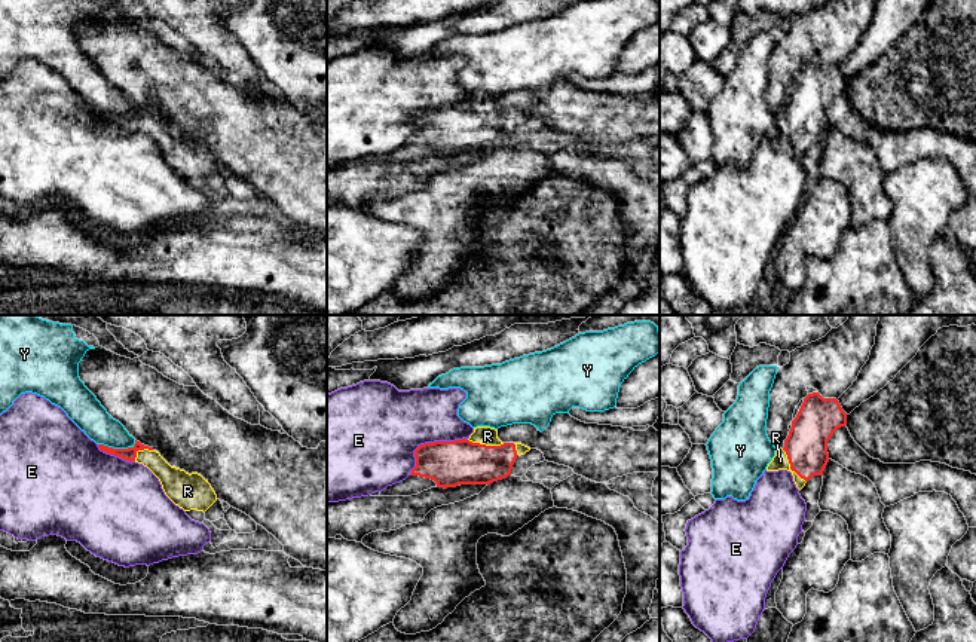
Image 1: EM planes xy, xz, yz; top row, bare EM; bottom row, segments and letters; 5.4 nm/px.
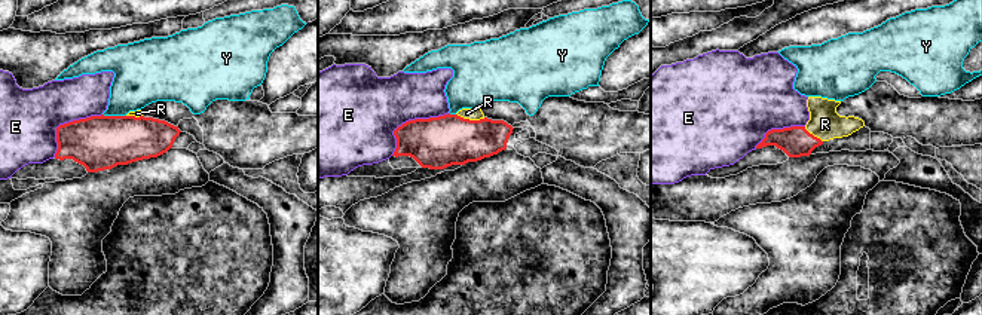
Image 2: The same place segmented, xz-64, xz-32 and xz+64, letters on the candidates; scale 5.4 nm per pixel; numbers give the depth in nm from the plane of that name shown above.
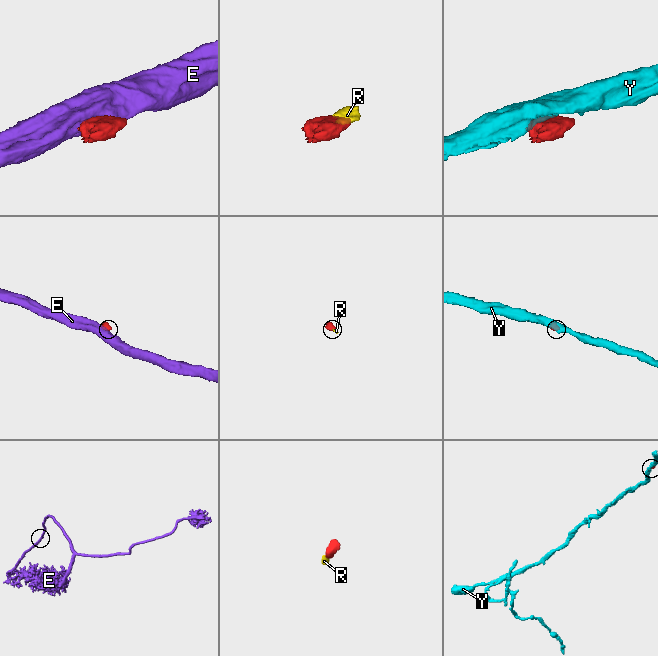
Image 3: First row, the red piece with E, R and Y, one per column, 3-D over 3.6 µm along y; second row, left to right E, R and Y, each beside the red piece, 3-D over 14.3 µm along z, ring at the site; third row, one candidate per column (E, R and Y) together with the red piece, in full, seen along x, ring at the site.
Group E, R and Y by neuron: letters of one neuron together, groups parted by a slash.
E / R / Y

